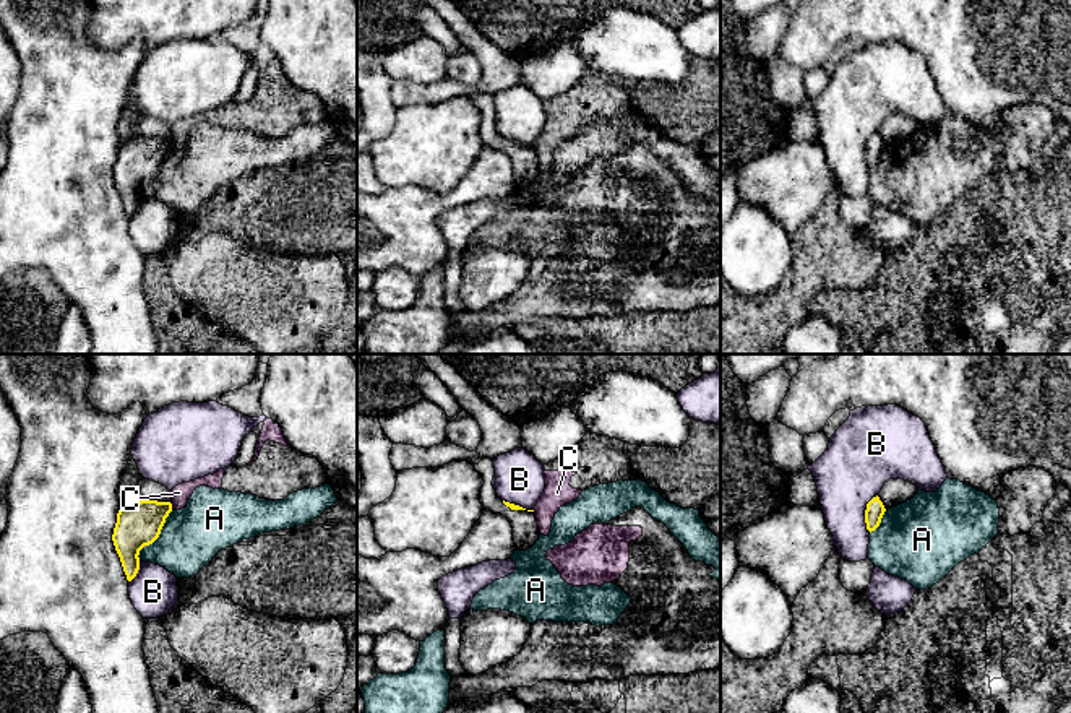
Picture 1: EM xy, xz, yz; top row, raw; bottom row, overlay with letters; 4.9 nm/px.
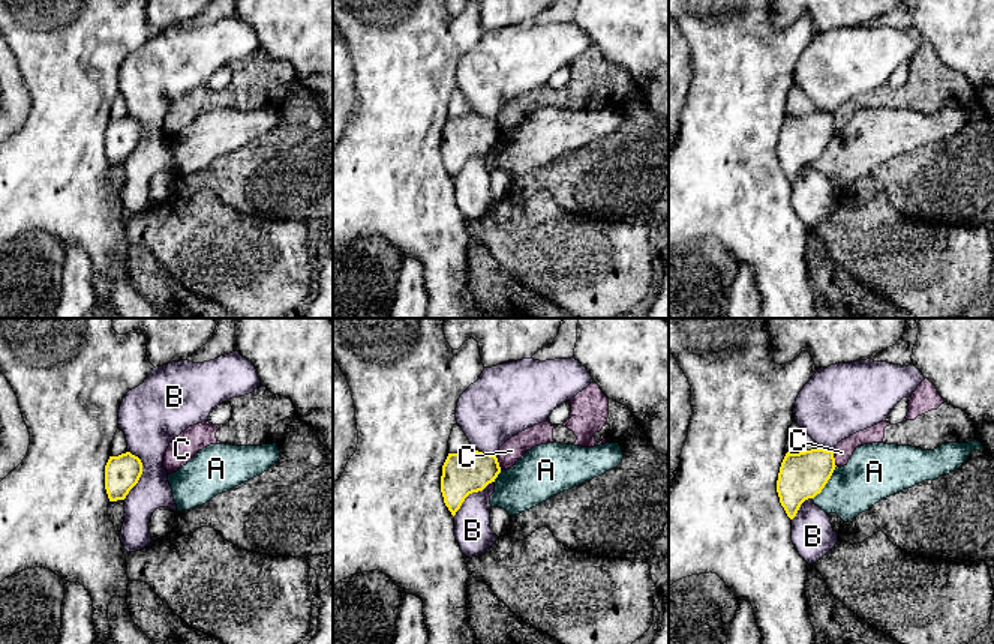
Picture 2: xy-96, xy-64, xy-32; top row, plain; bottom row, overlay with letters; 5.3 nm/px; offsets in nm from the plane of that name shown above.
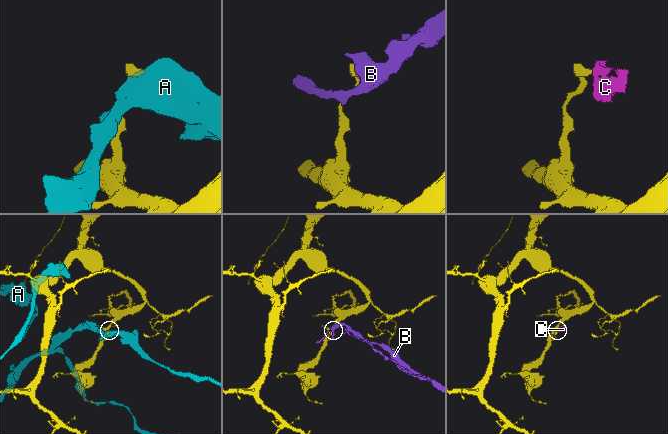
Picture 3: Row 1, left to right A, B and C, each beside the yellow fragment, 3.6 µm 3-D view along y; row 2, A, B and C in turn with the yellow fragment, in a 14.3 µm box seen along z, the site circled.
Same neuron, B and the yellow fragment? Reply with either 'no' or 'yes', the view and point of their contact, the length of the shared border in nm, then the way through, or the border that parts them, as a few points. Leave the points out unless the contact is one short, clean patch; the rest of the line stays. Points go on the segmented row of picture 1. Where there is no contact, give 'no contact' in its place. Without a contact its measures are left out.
no; meets yellow in yz at (865, 514); contact 200 nm long

